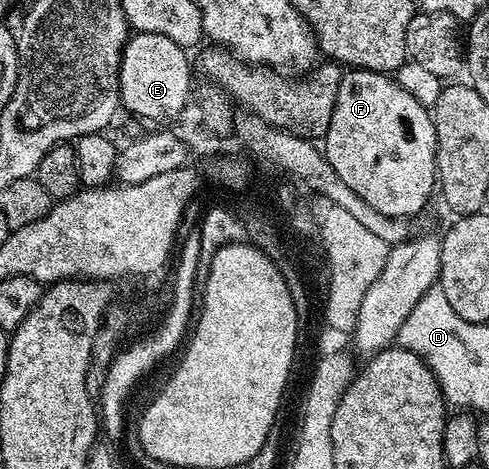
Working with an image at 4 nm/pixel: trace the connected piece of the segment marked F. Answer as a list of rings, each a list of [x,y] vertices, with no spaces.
[[[350,69],[343,74],[324,136],[325,143],[324,154],[332,169],[336,169],[336,177],[340,177],[352,193],[364,197],[372,209],[380,209],[380,213],[388,213],[388,217],[415,217],[425,209],[430,194],[433,191],[435,194],[438,166],[434,160],[436,129],[433,114],[389,74],[361,69]]]

